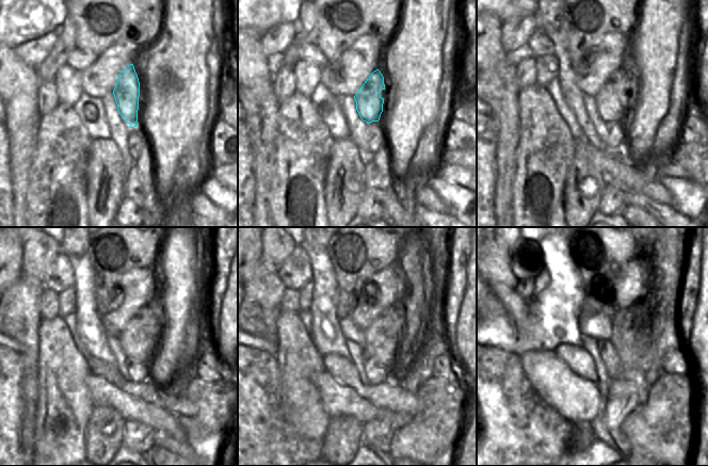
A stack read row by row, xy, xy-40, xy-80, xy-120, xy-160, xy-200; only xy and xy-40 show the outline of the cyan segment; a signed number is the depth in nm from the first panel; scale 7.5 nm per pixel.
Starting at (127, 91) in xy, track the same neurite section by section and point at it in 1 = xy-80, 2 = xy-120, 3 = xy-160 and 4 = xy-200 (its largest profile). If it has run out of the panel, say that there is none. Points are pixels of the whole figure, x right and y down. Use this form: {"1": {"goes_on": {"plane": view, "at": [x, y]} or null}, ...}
{"1": {"goes_on": {"plane": "xy-80", "at": [609, 108]}}, "2": {"goes_on": {"plane": "xy-120", "at": [130, 341]}}, "3": {"goes_on": {"plane": "xy-160", "at": [384, 355]}}, "4": {"goes_on": {"plane": "xy-200", "at": [643, 347]}}}

